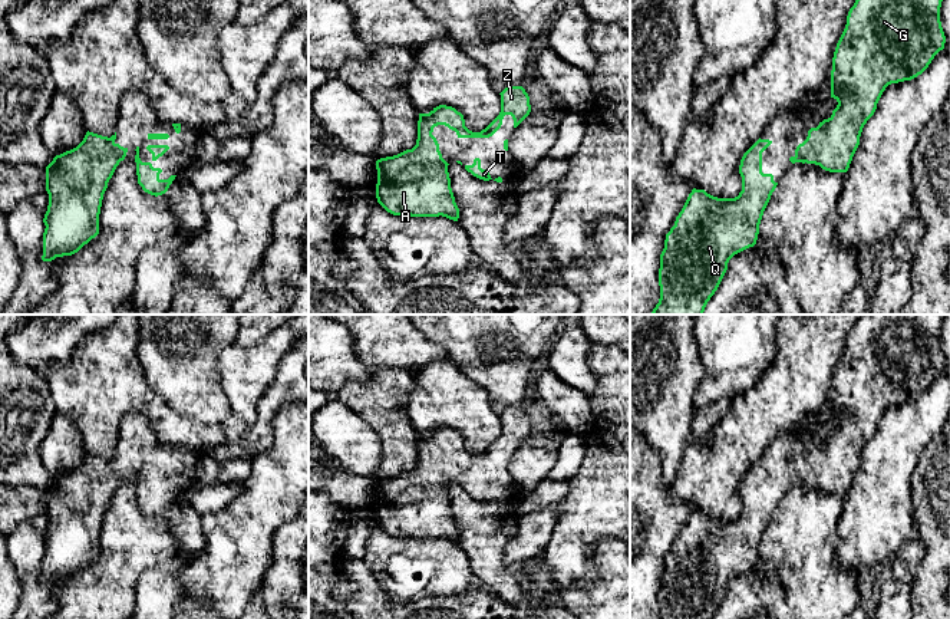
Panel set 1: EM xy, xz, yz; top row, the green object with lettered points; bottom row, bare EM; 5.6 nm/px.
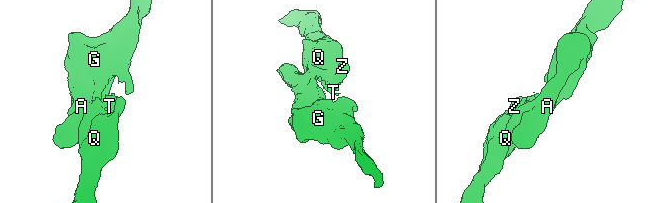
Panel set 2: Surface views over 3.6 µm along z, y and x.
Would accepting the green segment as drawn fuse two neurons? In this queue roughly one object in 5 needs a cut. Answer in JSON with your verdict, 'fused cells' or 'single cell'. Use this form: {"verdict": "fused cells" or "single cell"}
{"verdict": "single cell"}

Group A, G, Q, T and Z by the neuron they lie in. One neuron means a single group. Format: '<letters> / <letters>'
A G Q T Z

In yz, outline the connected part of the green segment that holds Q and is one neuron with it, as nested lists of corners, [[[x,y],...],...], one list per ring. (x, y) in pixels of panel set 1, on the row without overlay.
[[[758,461],[742,478],[739,495],[742,513],[735,520],[718,520],[705,511],[693,510],[674,547],[666,556],[660,576],[660,619],[712,619],[718,612],[729,582],[756,566],[763,533],[778,504],[762,494],[762,474],[772,465]]]

